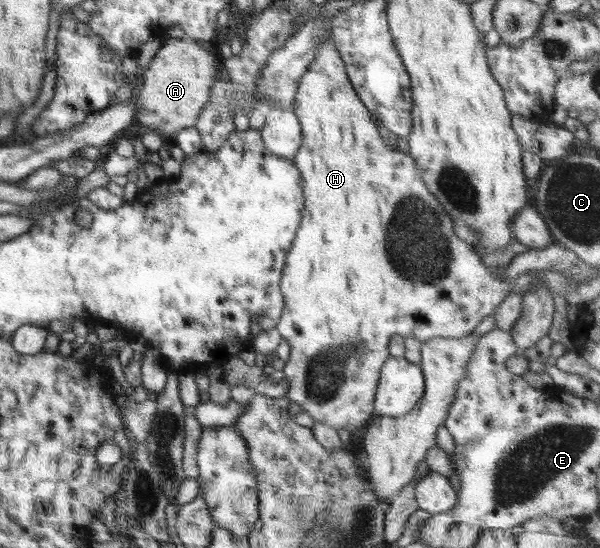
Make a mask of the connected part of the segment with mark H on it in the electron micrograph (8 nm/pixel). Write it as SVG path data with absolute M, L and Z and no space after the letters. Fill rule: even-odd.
M330 30L322 40L318 41L316 58L313 59L308 71L300 78L293 102L293 113L298 117L303 138L301 146L297 154L293 156L292 161L296 169L300 171L300 177L302 177L305 202L295 240L285 257L279 283L279 290L284 296L284 309L275 328L291 347L289 358L285 360L283 368L284 379L288 381L288 391L286 391L285 396L290 402L298 403L315 423L323 421L336 430L346 429L349 433L354 433L360 427L364 427L366 423L370 423L368 419L375 413L373 409L380 372L390 356L389 341L393 335L398 334L403 338L412 336L420 342L432 338L466 337L466 335L474 332L484 317L493 313L495 308L507 297L507 293L516 292L523 297L530 288L540 284L549 289L552 297L559 295L565 297L566 300L566 294L574 287L574 284L578 286L581 283L577 279L568 279L559 271L550 271L549 269L533 270L510 282L495 278L491 274L491 271L482 263L481 257L475 253L474 245L462 241L455 234L455 221L446 213L438 199L432 196L426 188L414 158L411 155L406 155L399 148L390 148L383 141L383 137L380 136L376 128L376 121L374 121L364 103L360 101L354 87L348 80L346 65L342 62L336 46L334 46Z

